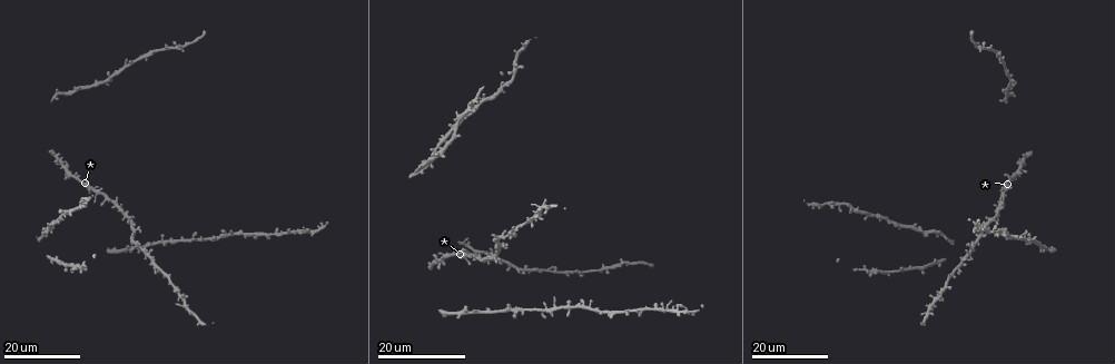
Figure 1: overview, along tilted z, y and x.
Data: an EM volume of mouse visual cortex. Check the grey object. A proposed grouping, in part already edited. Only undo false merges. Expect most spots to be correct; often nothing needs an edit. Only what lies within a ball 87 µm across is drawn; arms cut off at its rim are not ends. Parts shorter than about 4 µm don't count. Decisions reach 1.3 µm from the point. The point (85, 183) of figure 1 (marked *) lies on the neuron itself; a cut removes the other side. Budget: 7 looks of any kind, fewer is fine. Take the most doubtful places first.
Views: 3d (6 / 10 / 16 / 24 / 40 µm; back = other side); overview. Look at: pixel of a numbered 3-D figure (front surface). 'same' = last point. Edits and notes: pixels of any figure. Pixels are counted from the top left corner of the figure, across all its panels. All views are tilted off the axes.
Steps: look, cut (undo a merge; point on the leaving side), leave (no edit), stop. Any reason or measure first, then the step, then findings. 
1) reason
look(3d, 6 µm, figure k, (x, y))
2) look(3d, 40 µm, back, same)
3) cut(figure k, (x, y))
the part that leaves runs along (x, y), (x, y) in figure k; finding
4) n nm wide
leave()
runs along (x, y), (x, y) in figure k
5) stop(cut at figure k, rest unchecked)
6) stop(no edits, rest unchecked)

look(3d, 24 µm, figure 1, (95, 192))

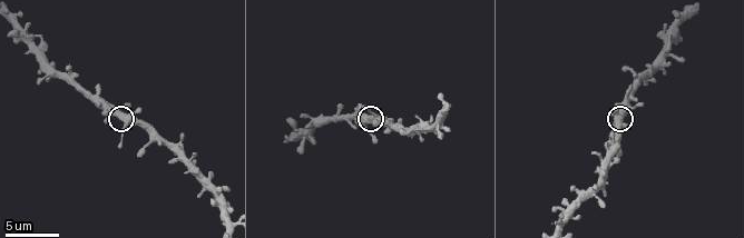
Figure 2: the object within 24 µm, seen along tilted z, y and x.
closer look
look(3d, 6 µm, figure 2, (126, 124))

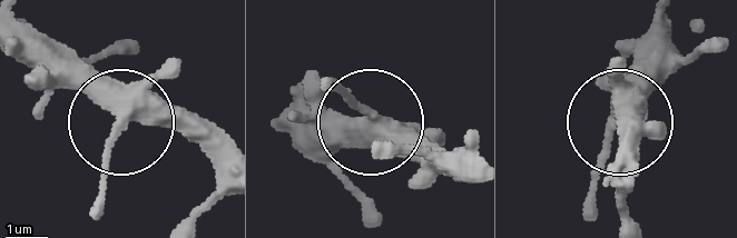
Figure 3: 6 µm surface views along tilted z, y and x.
leave()
runs along (27, 21), (123, 116), (104, 207) in figure 3; continuous, no second neuron

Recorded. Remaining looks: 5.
look(3d, 24 µm, figure 1, (135, 248))

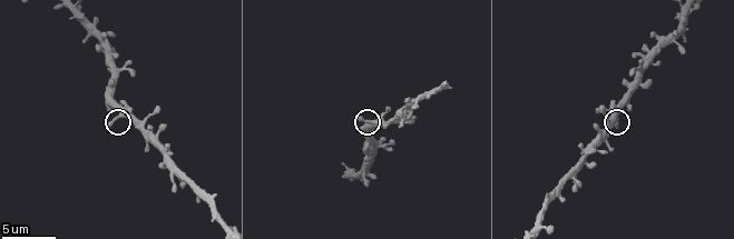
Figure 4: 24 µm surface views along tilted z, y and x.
look(3d, 10 µm, figure 4, (121, 116))

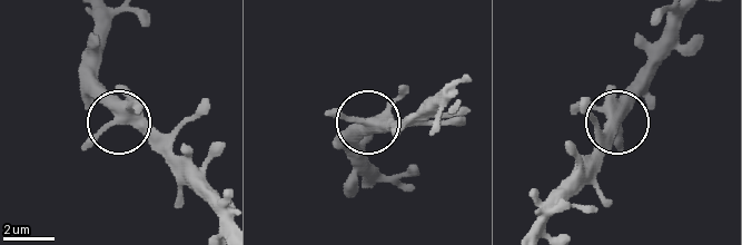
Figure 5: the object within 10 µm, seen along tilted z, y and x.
400 nm wide
leave()
runs along (97, 19), (95, 69), (106, 100), (119, 117), (170, 138) in figure 5; one neuron here

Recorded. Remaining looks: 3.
four-way junction
look(3d, 10 µm, figure 4, (363, 174))

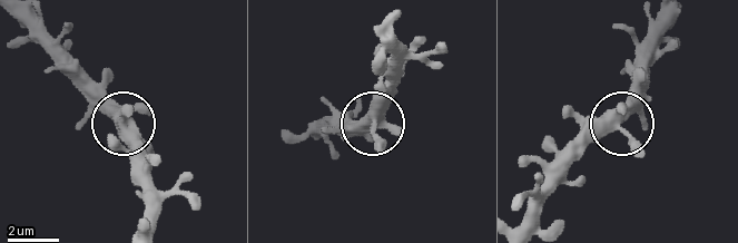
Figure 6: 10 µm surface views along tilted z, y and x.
look(3d, 10 µm, back, figure 6, (617, 127))

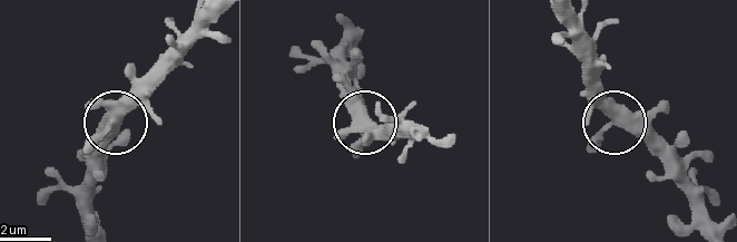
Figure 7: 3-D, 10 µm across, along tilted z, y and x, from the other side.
leave()
runs along (421, 129), (371, 125), (336, 70) in figure 7; one neuron here

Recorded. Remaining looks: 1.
stop(no edits, rest unchecked)

